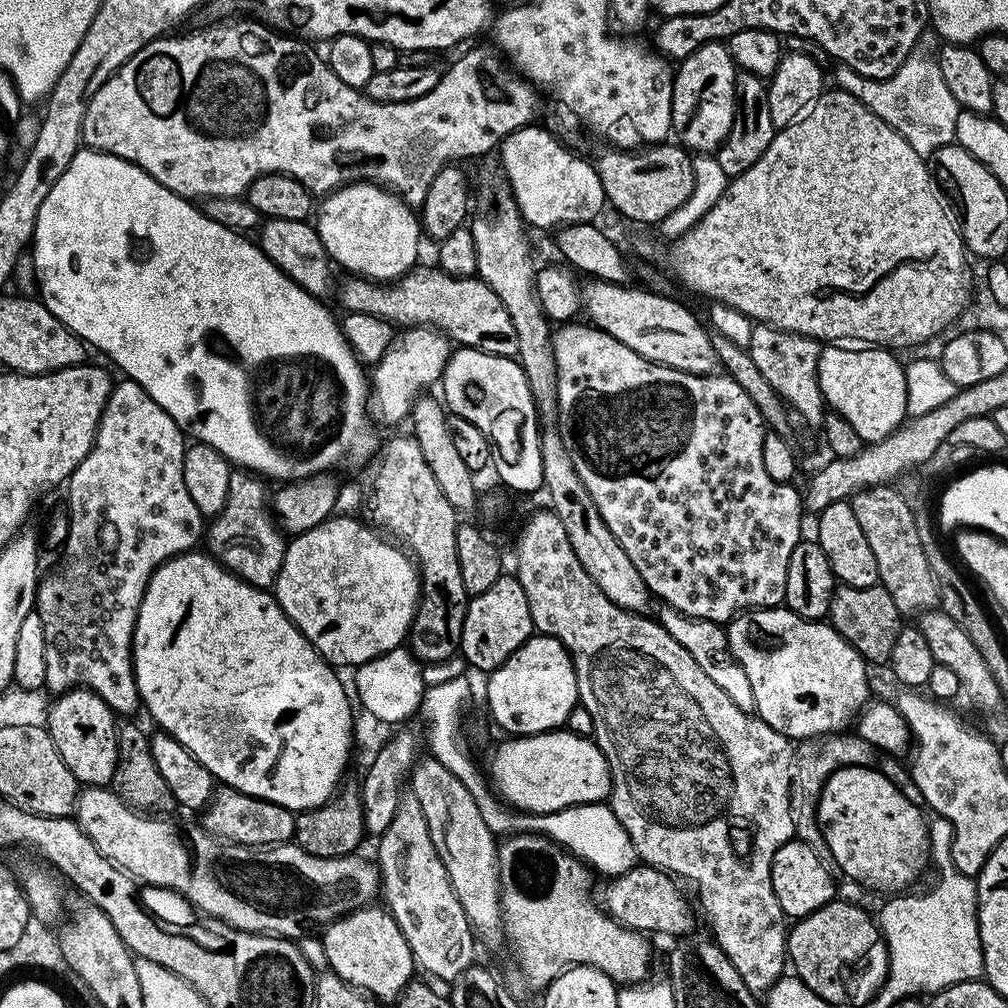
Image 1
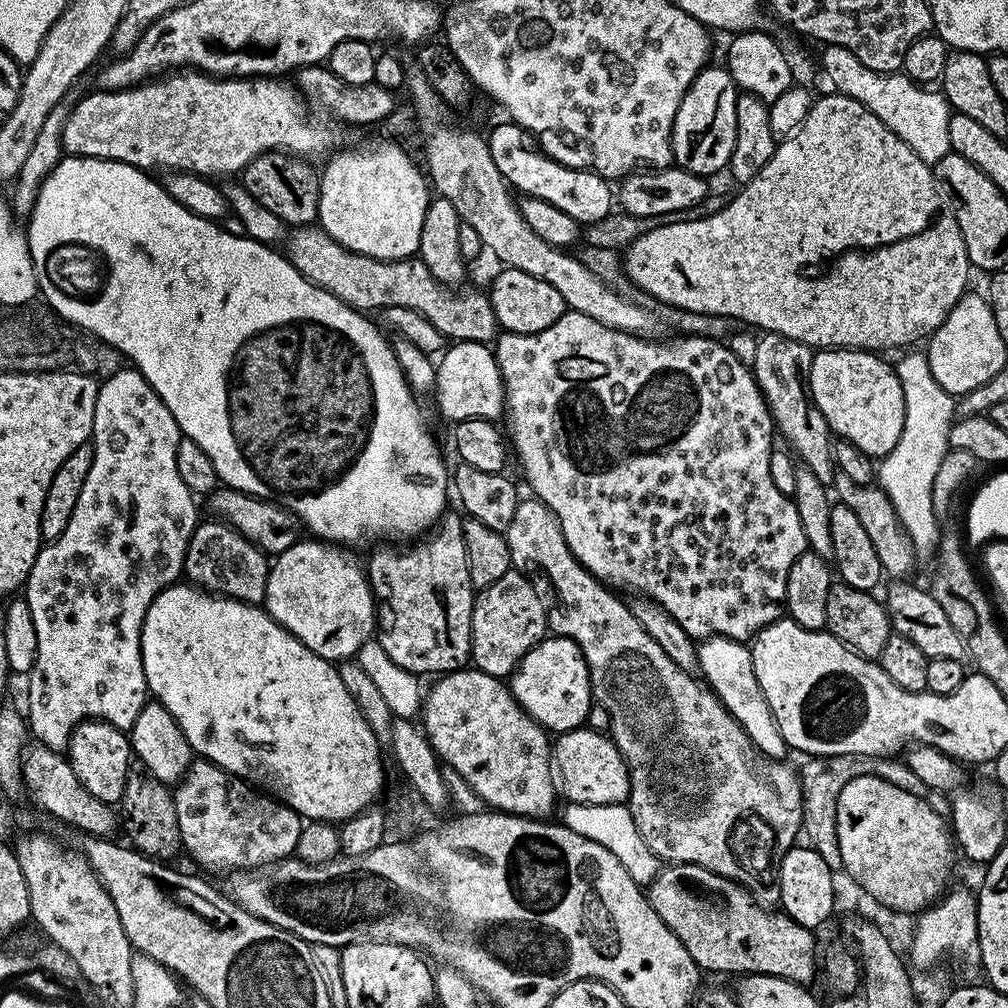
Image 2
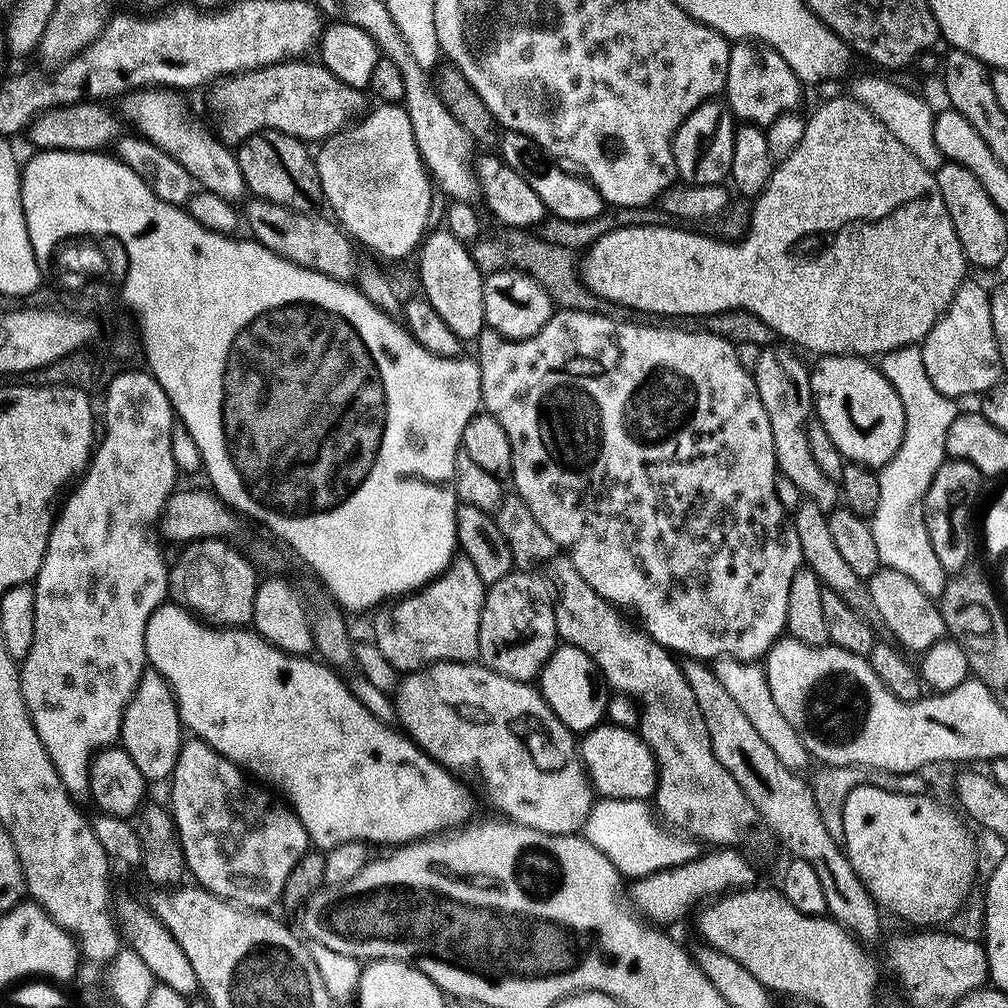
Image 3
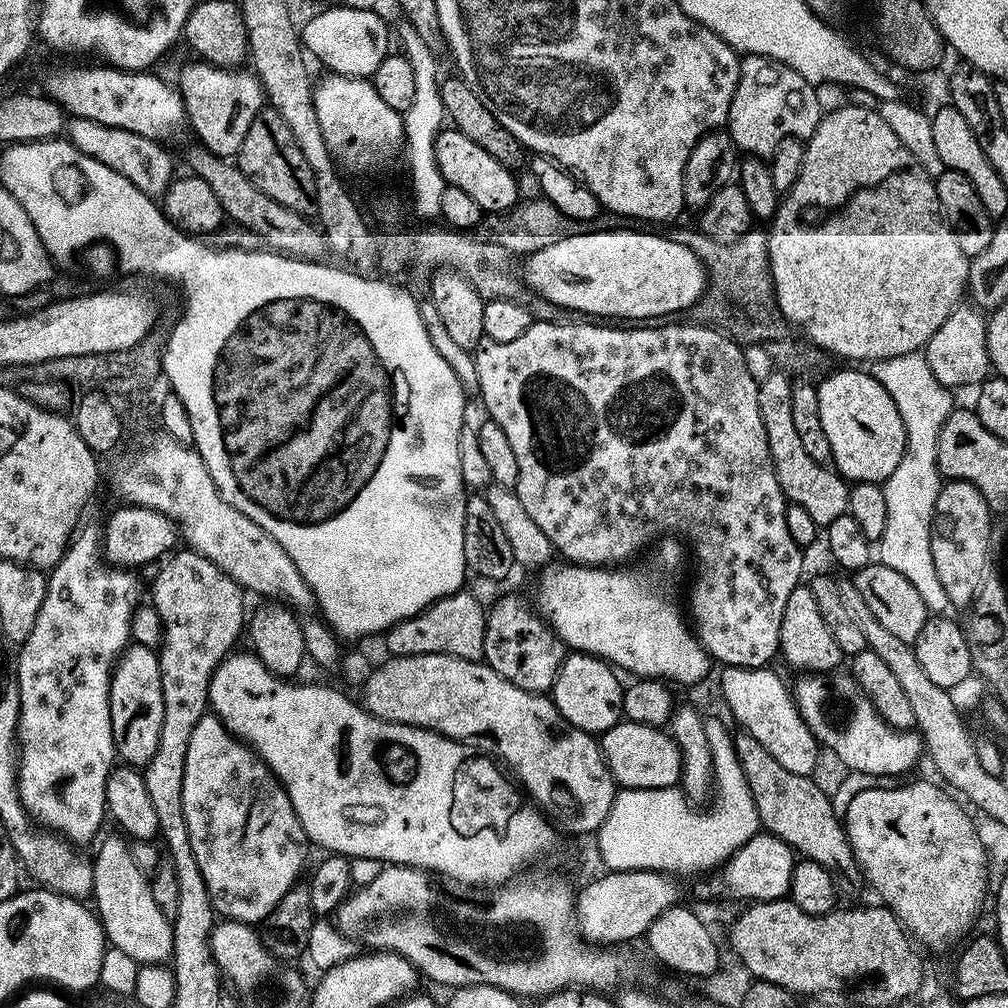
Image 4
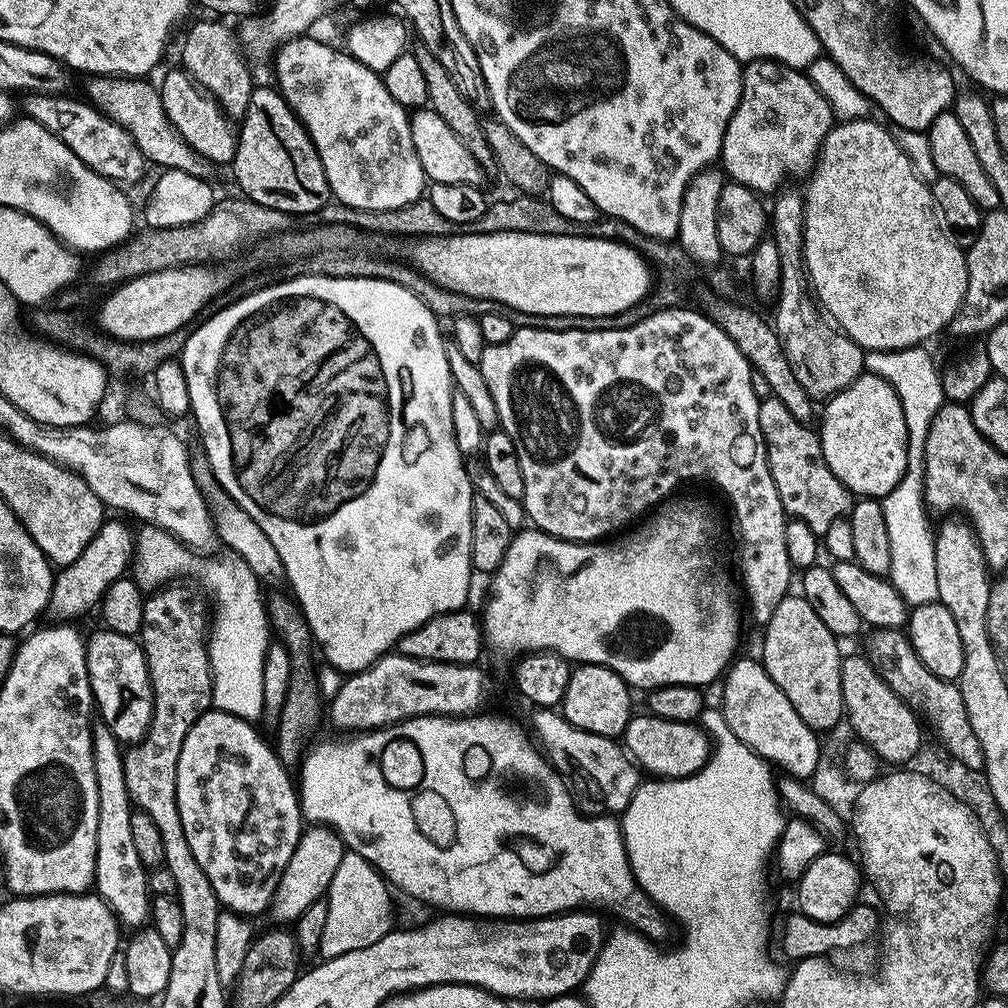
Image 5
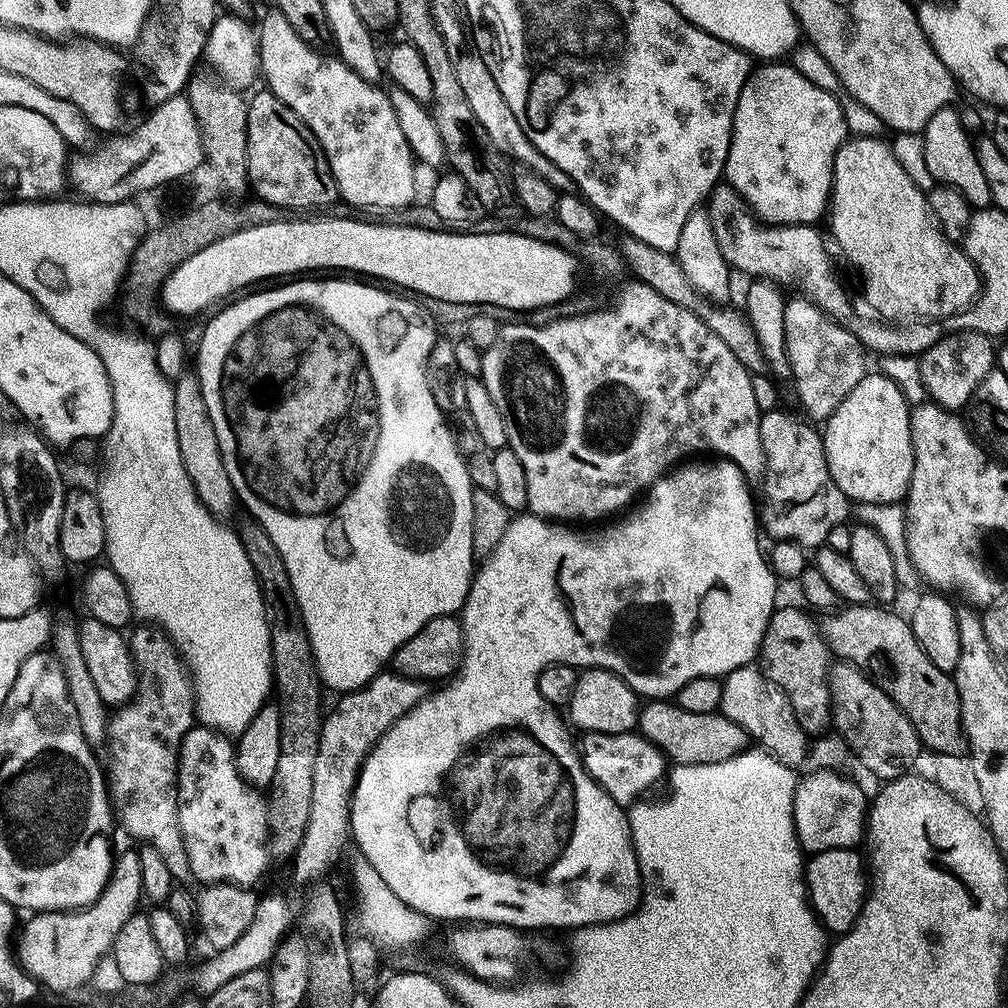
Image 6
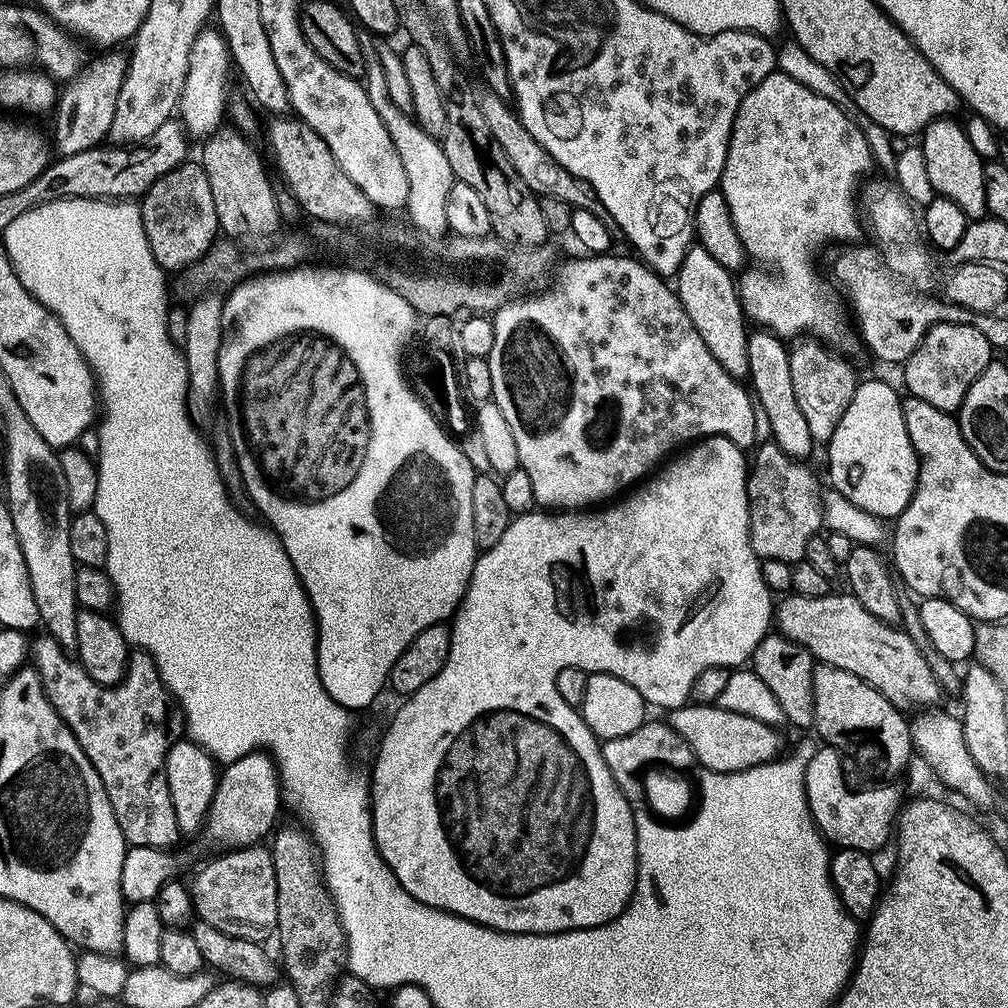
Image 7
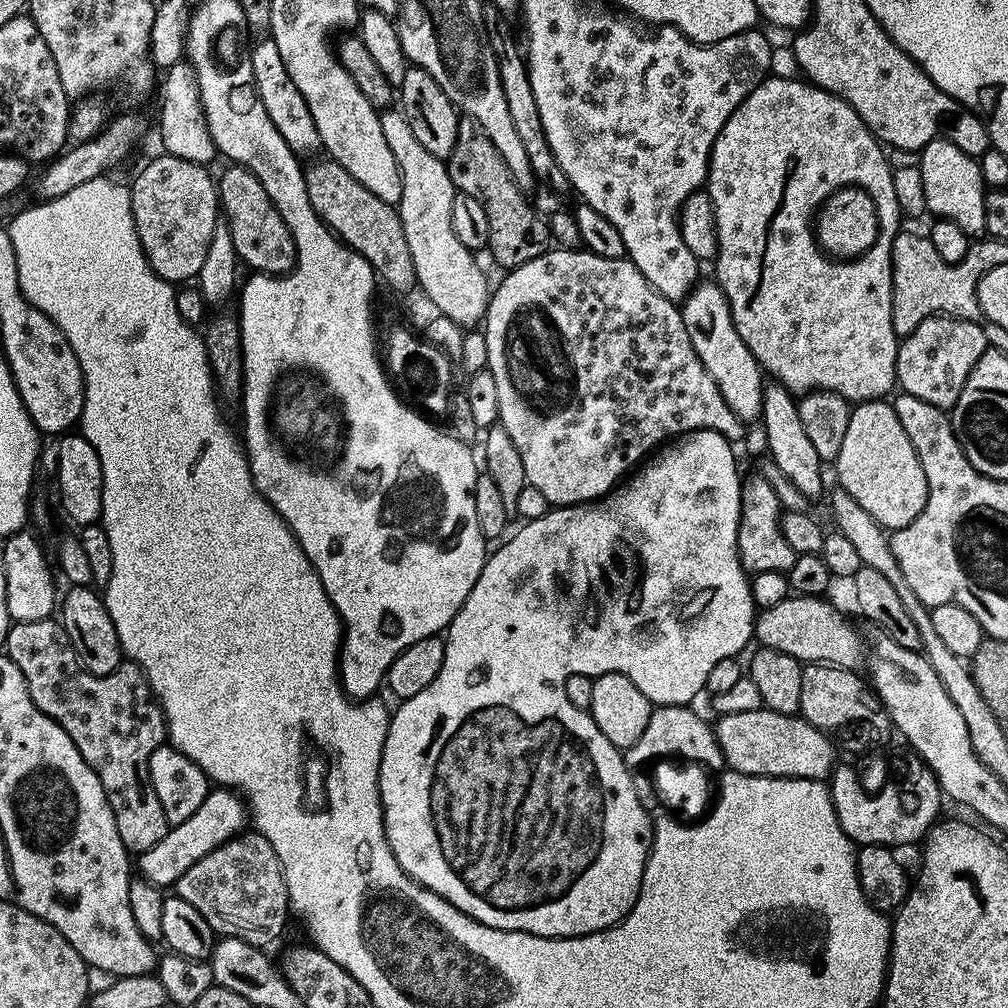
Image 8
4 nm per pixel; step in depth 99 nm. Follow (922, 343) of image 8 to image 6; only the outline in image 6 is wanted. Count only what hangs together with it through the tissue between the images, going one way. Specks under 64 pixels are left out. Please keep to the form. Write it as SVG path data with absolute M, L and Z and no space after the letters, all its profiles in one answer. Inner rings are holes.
M948 332L941 340L933 339L929 343L928 349L921 352L918 357L920 363L920 380L924 383L924 388L928 391L927 399L931 403L938 404L942 408L949 410L960 410L971 400L974 390L994 371L997 363L997 349L994 347L993 337L981 332Z

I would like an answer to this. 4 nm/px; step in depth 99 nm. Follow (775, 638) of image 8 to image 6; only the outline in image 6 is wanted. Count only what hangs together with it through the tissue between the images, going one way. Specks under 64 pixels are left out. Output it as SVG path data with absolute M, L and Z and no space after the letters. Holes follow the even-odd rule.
M844 606L822 620L822 635L831 655L859 668L910 718L921 745L936 753L966 756L968 741L961 722L961 702L955 679L938 670L918 646L912 625L884 606Z

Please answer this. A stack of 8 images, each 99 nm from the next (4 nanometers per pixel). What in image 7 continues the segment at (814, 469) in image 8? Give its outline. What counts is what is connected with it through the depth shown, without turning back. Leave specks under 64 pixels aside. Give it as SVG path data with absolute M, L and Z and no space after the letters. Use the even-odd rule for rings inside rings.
M753 329L747 340L747 379L752 380L750 388L758 401L763 423L765 420L772 431L771 443L777 444L787 456L808 458L812 448L814 449L814 441L806 417L802 415L802 409L798 406L798 398L794 394L794 382L790 377L789 349L784 344L785 341L781 337L768 329Z

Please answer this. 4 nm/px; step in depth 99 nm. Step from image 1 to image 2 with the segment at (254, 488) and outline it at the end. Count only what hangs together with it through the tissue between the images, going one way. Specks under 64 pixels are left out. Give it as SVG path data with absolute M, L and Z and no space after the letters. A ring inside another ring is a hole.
M201 519L197 523L190 538L183 575L197 588L243 600L245 604L263 605L270 567L269 557L224 521L207 519Z

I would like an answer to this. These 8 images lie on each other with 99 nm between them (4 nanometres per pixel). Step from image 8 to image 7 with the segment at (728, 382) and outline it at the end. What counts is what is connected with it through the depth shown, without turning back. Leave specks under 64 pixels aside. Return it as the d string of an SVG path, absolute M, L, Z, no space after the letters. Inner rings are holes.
M681 270L676 273L674 291L682 302L686 314L690 314L690 322L694 322L694 330L702 334L702 342L710 346L710 354L714 354L714 358L722 362L728 373L737 378L747 377L747 340L750 332L748 328L744 329L746 317L744 307L740 305L740 293L733 273L727 270L688 271Z

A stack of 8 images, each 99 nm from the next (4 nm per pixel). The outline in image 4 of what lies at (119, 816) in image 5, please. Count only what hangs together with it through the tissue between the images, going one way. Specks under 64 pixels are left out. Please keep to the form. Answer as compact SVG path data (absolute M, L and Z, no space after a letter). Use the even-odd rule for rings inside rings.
M123 835L108 836L104 841L99 841L100 849L94 855L92 870L92 902L94 910L103 926L107 943L124 954L134 958L137 965L165 963L171 959L173 952L173 930L171 919L162 914L155 905L152 883L149 875L145 874L137 866L132 857L129 841Z

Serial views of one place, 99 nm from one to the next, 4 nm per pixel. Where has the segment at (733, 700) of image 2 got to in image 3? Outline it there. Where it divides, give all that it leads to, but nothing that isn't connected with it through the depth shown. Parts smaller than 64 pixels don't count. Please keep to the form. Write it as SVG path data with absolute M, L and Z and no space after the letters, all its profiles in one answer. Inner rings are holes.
M721 658L715 661L714 671L718 682L726 686L730 698L738 702L738 707L746 714L746 719L752 723L754 730L758 730L759 736L773 748L774 754L778 754L780 761L793 770L804 770L800 768L810 764L810 757L804 748L802 738L798 738L794 726L790 726L790 722L782 718L782 710L778 710L774 703L774 694L770 694L770 686L763 667L756 662Z

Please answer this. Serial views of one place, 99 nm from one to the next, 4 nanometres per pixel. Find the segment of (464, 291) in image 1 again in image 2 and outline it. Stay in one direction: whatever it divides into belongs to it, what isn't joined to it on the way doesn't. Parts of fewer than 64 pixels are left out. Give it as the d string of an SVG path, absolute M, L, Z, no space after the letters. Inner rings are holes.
M319 226L293 227L287 233L287 240L288 249L286 249L286 255L290 263L311 284L326 290L330 294L334 294L334 298L346 302L352 308L357 310L369 310L368 308L383 310L394 306L402 306L406 310L418 310L418 314L422 314L422 318L426 318L426 322L430 322L444 337L452 342L465 340L475 344L488 344L495 341L498 335L498 325L496 323L496 315L492 309L492 303L483 291L464 292L459 296L456 293L459 291L453 290L449 285L439 284L434 278L434 274L430 274L430 270L426 270L426 266L418 258L409 258L407 260L370 258L366 254L358 254L354 250L334 242L334 238L330 238L330 234L326 234L323 228Z

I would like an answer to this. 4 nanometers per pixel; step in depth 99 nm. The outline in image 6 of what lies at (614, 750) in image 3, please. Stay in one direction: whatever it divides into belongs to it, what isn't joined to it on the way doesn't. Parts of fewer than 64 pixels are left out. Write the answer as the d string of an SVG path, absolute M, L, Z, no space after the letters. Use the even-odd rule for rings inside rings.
M671 699L652 700L641 707L638 712L638 731L641 736L655 744L665 757L668 756L676 764L713 764L726 762L740 755L749 747L750 737L730 718L719 711L710 714L690 714L690 710L682 710Z

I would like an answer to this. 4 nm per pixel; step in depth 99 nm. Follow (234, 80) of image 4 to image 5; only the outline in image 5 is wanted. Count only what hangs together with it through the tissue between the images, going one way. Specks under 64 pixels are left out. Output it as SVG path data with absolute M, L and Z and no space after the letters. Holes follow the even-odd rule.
M183 70L177 72L168 72L164 76L164 88L162 84L162 95L164 98L164 110L168 115L168 121L172 127L176 129L176 133L187 142L199 156L204 157L211 165L224 164L231 165L233 158L236 156L236 142L238 139L237 133L230 123L229 117L225 115L219 104L212 99L211 96L205 94L194 83L191 76Z

